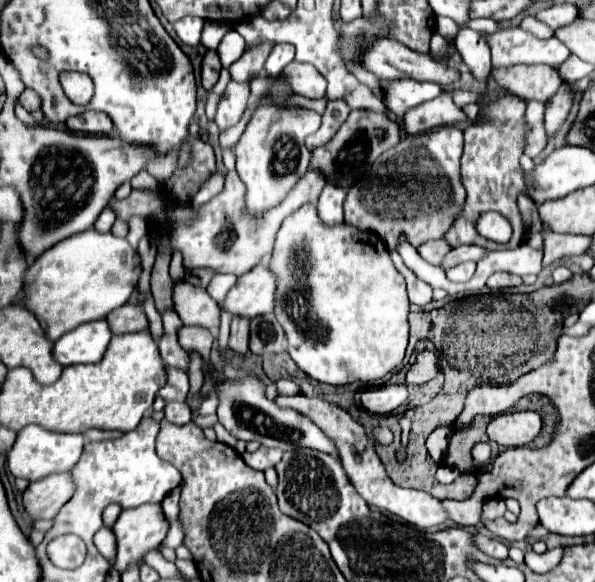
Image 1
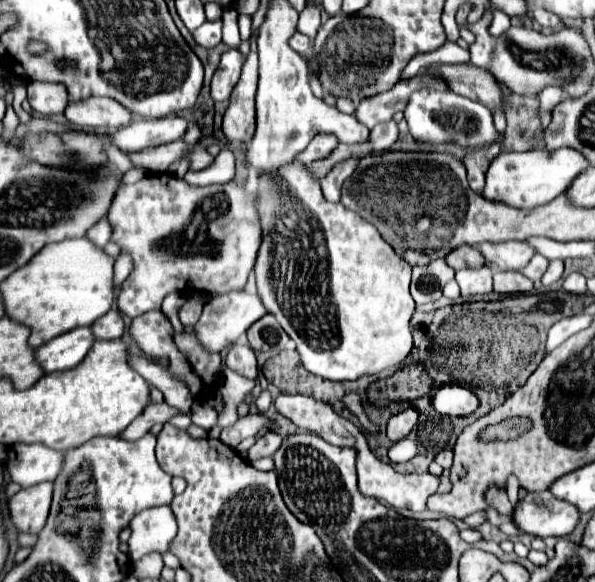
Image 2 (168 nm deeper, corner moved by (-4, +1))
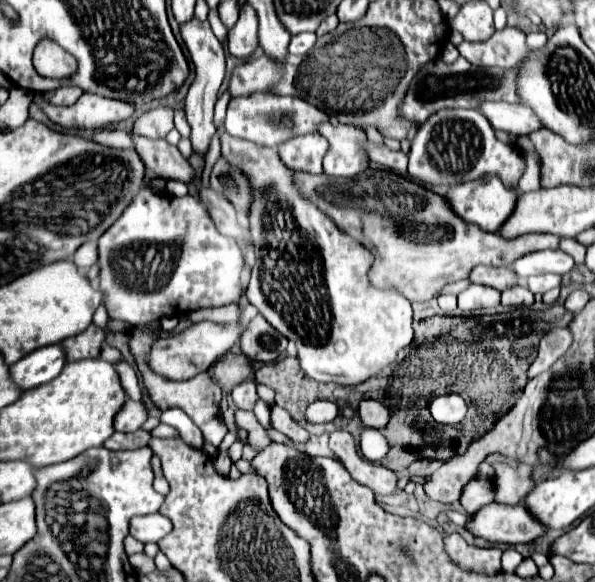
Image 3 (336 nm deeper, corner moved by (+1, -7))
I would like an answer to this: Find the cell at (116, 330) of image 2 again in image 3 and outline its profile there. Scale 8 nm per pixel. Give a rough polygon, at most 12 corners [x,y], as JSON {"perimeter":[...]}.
{"perimeter":[[91,324],[63,340],[67,362],[99,358],[105,330]]}

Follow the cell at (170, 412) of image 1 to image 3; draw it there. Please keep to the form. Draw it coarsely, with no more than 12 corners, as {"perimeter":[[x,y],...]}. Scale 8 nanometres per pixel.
{"perimeter":[[127,400],[115,416],[117,432],[135,432],[147,420],[141,402]]}

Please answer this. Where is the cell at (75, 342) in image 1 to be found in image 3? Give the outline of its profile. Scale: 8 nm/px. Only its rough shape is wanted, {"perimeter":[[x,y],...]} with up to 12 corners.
{"perimeter":[[59,344],[37,348],[9,366],[17,388],[57,378],[65,362]]}

